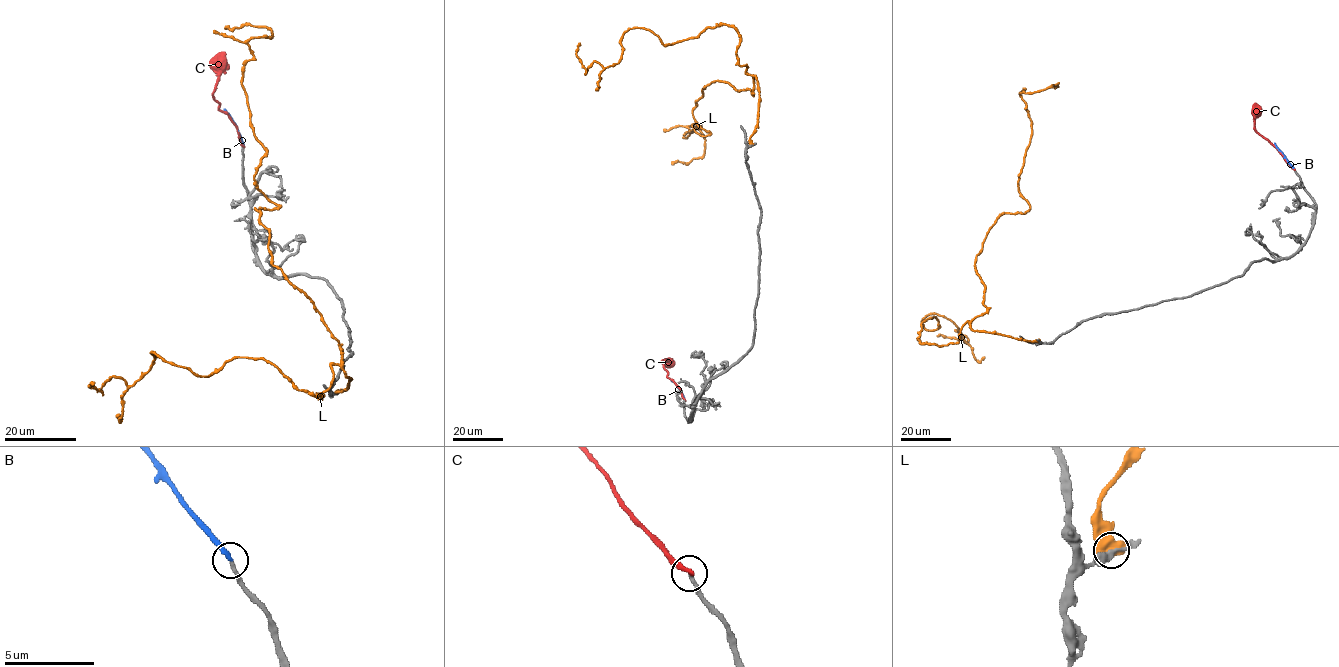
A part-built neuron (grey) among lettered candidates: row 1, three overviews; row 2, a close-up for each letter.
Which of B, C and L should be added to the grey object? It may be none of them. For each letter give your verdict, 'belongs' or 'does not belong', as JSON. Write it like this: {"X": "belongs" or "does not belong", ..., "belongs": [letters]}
{"B": "belongs", "C": "does not belong", "L": "does not belong", "belongs": ["B"]}

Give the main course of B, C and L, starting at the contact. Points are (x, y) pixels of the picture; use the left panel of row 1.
B: (243, 146), (236, 124), (224, 109)
C: (244, 147), (236, 126), (218, 108), (219, 104), (214, 98), (218, 70), (223, 65), (222, 52)
L: (339, 391), (340, 344), (254, 209), (280, 207), (254, 178), (242, 77), (272, 31), (225, 28)

